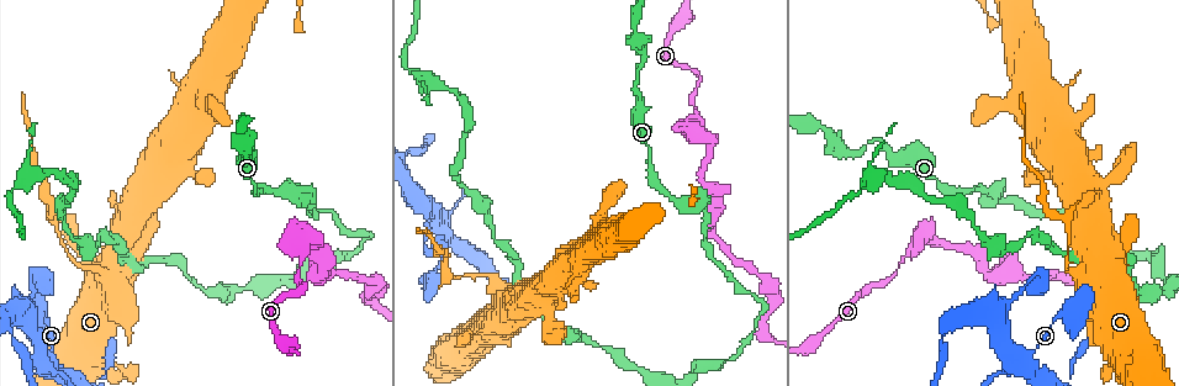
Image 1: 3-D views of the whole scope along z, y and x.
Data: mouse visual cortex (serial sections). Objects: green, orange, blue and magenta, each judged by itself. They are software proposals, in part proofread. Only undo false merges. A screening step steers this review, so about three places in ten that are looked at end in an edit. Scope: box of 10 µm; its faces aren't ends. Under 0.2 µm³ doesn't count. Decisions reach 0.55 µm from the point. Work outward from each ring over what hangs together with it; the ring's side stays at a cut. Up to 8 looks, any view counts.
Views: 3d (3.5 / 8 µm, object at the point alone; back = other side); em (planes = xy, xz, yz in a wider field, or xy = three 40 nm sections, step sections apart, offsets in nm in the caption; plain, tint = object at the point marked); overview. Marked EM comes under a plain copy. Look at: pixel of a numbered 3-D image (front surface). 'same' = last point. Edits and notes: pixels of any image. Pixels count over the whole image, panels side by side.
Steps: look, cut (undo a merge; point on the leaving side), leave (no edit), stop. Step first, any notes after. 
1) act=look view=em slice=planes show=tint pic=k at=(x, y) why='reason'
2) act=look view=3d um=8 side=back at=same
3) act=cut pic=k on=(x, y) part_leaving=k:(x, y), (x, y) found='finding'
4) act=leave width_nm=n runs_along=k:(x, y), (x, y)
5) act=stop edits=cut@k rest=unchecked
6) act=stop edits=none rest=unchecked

act=look view=3d um=3.5 pic=1 at=(994, 198)

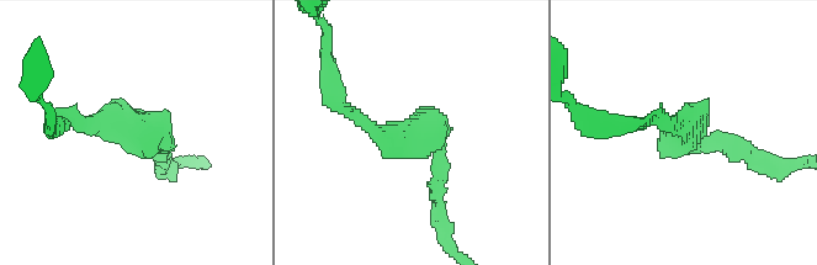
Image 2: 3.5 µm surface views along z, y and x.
act=look view=em slice=xy step=3 show=tint pic=2 at=(155, 139) why='shape alone is not enough'

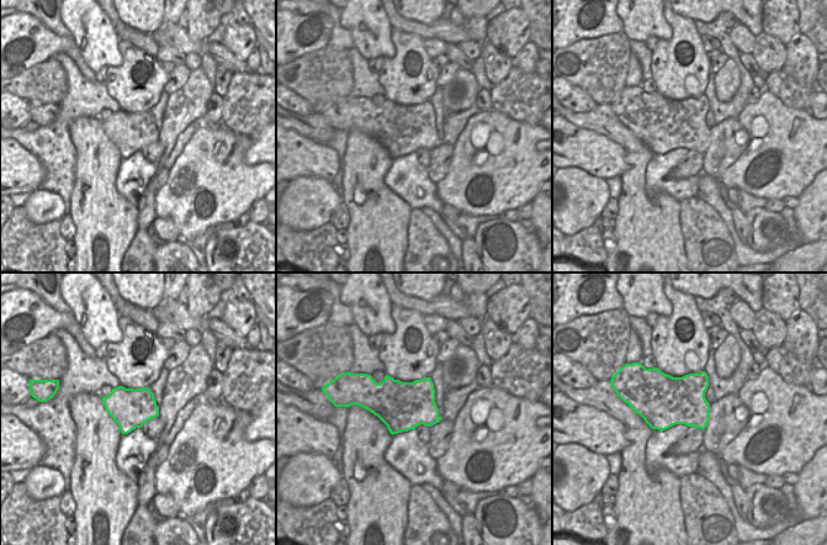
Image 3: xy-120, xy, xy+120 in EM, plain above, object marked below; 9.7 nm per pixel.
act=leave runs_along=2:(356, 116), (439, 144), (439, 211) found='all the same cell'

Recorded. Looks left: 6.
act=look view=3d um=3.5 pic=1 at=(693, 110) why='narrows sharply'

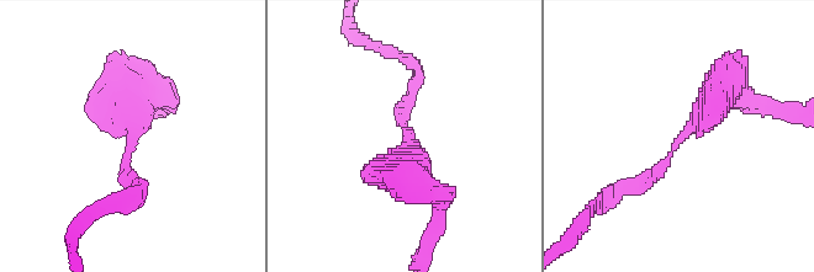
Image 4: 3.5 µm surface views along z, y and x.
act=look view=em slice=xy step=3 show=tint pic=4 at=(679, 146) why='shape alone is not enough'

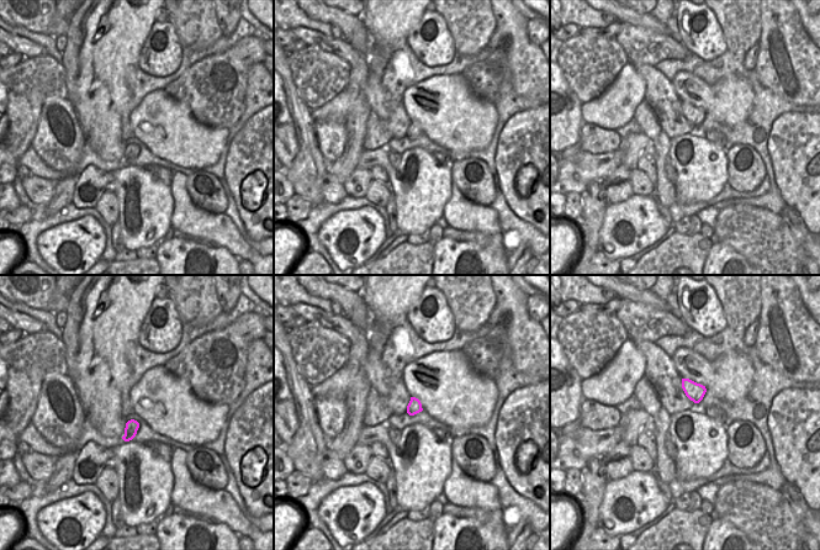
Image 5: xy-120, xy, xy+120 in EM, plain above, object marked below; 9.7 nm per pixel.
act=leave found='one cell here'

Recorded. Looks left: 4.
act=look view=3d um=3.5 pic=1 at=(765, 305) why='abrupt turn'

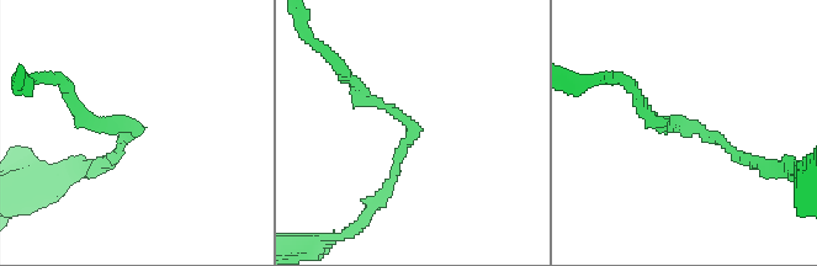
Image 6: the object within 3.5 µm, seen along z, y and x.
act=look view=em slice=planes show=tint pic=6 at=(411, 126) arm_widths_nm=150,200

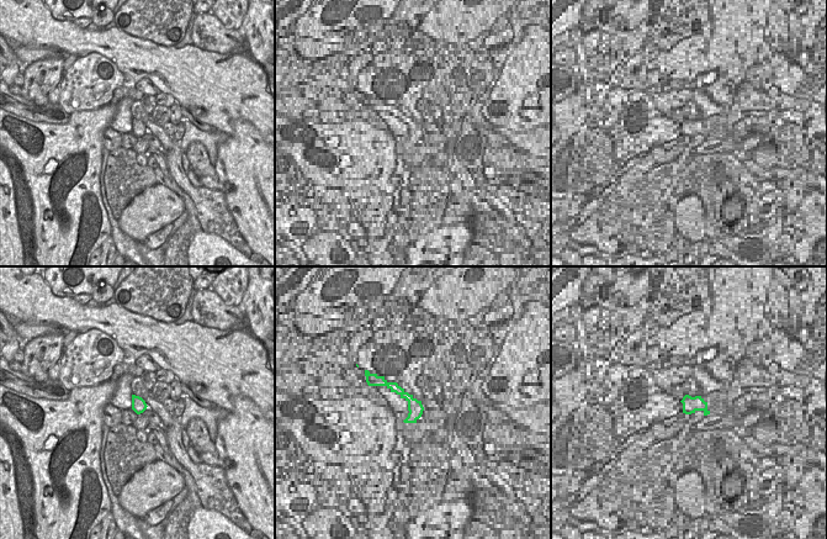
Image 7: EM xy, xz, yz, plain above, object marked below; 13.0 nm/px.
act=look view=em slice=xy step=2 show=tint at=same why='cut it another way'

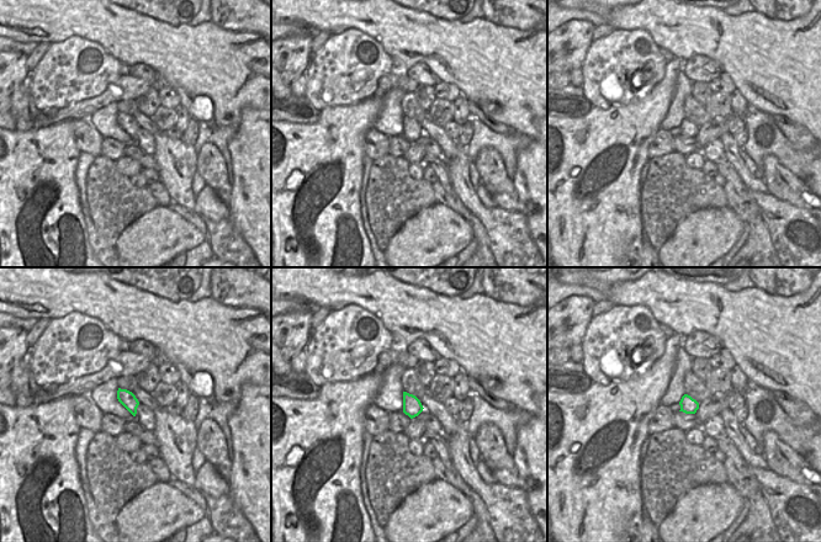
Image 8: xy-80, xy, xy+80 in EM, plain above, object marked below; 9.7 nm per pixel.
act=leave runs_along=6:(641, 106), (754, 163) found='one cell here'

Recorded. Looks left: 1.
act=stop edits=none rest=unchecked

